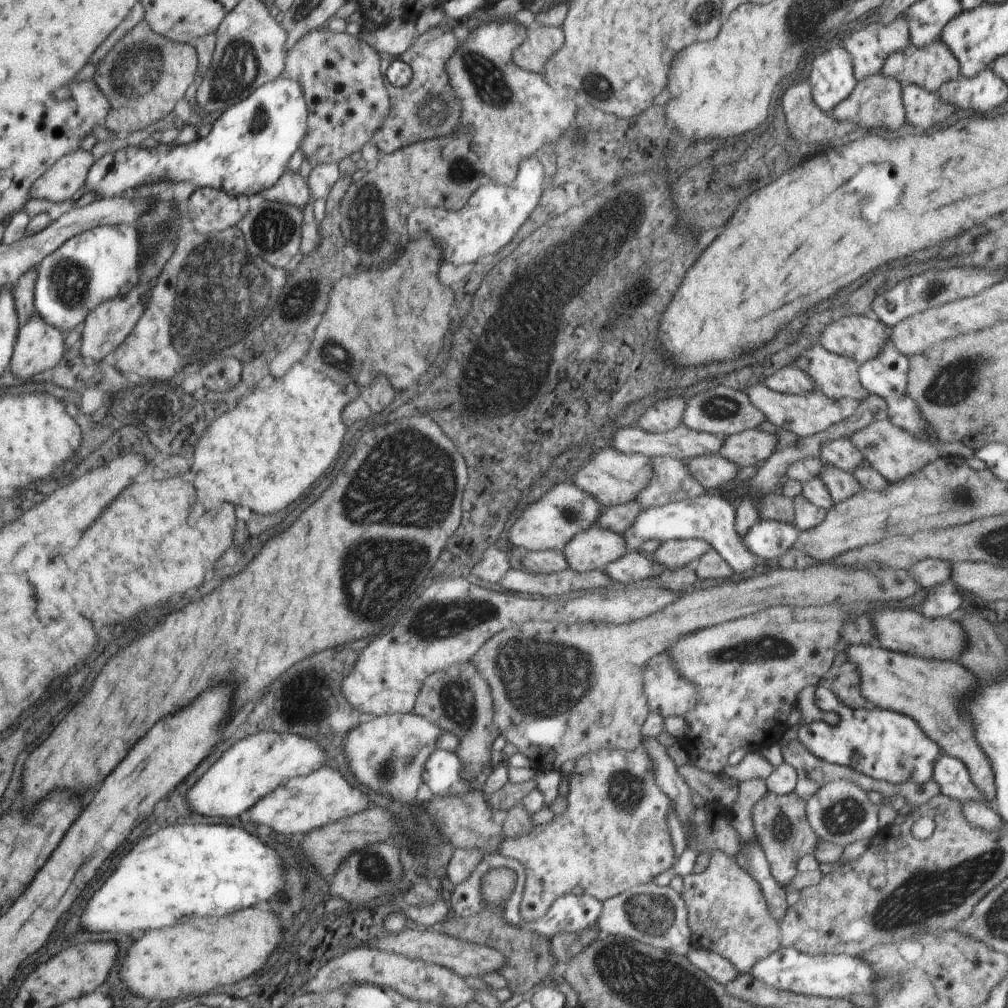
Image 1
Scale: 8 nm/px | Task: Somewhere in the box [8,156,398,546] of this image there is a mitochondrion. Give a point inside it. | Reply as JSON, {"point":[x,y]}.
{"point":[193,295]}

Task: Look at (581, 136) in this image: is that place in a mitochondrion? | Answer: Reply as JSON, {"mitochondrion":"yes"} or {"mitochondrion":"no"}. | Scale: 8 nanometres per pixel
{"mitochondrion":"yes"}

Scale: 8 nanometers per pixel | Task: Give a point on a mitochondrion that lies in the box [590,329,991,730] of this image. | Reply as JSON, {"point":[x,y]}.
{"point":[762,648]}

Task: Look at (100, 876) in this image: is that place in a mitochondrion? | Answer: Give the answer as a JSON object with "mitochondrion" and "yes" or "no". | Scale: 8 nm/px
{"mitochondrion":"no"}

